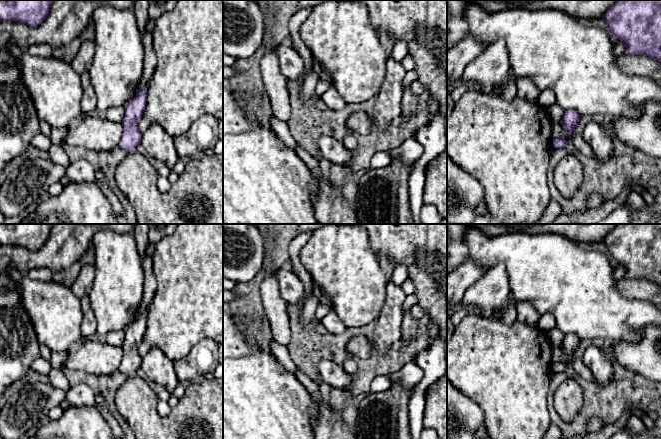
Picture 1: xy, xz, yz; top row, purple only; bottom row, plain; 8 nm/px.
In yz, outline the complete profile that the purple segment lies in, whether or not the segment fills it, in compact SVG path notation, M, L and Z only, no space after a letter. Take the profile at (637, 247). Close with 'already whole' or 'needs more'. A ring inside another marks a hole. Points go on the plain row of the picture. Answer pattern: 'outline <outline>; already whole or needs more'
outline M616 224L603 242L611 257L625 268L625 278L643 278L661 287L661 224Z; already whole

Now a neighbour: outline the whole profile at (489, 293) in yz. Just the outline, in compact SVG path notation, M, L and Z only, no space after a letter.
M503 263L487 269L485 273L473 283L465 292L462 301L466 305L477 306L481 314L479 317L489 321L502 321L502 308L506 305L510 290L508 274Z

